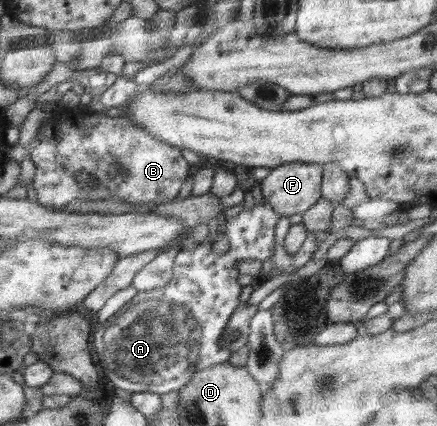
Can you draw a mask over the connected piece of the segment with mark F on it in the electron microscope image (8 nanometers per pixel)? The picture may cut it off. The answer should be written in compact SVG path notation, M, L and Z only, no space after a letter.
M291 162L271 168L261 184L261 192L266 203L280 216L291 217L303 214L311 205L321 199L321 183L323 167L309 162Z

